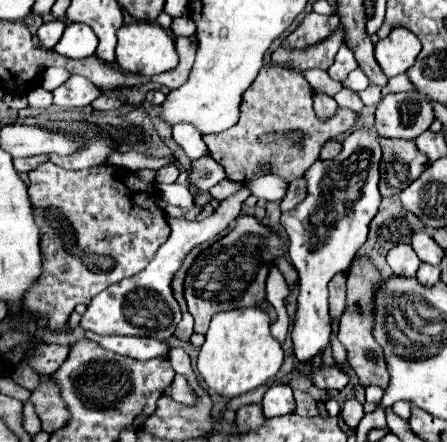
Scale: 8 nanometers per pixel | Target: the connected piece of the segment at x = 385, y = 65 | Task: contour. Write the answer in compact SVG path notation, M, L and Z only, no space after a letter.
M395 28L391 34L375 44L375 60L387 78L407 72L421 50L419 38L407 28Z

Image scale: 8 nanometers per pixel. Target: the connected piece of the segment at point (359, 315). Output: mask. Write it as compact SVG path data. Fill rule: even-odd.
M361 256L357 260L353 260L349 276L347 276L347 308L341 316L339 322L339 342L347 348L349 354L349 366L353 368L353 372L359 378L359 384L363 388L375 384L379 388L387 388L387 364L385 364L385 356L383 350L379 348L379 342L375 340L373 332L371 332L371 324L373 324L373 316L369 316L371 312L371 300L375 298L375 292L379 292L379 284L383 284L383 274L377 270L377 266L373 266L373 262L367 256ZM365 350L373 350L377 354L377 364L371 364L365 358Z

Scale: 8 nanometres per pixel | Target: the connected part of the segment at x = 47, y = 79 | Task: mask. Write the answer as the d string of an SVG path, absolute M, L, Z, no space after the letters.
M50 67L42 74L41 85L46 90L52 92L57 86L66 82L71 74L64 68Z

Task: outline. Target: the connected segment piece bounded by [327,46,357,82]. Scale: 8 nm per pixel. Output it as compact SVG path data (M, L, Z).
M341 46L339 52L337 52L337 56L335 56L333 66L331 66L327 72L329 72L331 78L343 82L343 80L349 76L349 72L355 70L355 68L357 68L355 52L351 52L351 48L347 48L347 46Z

